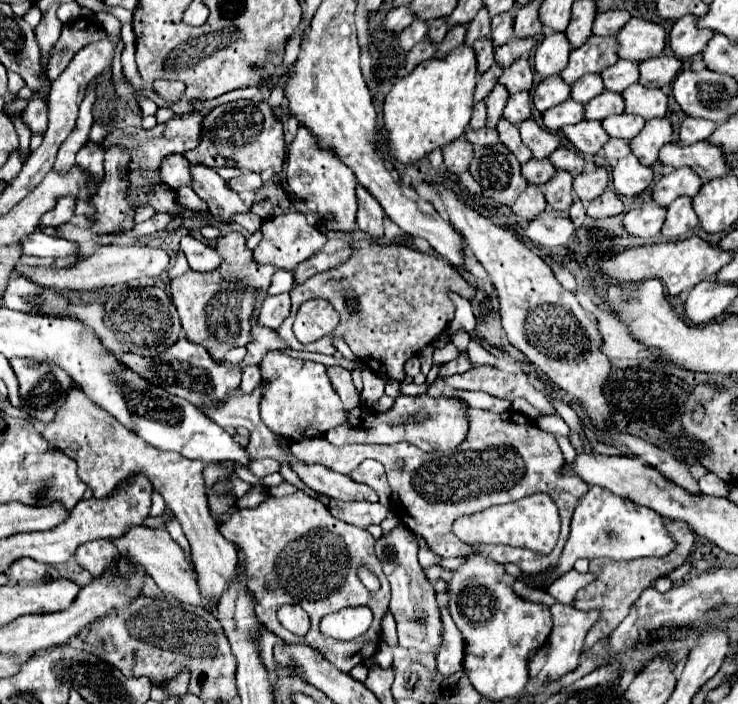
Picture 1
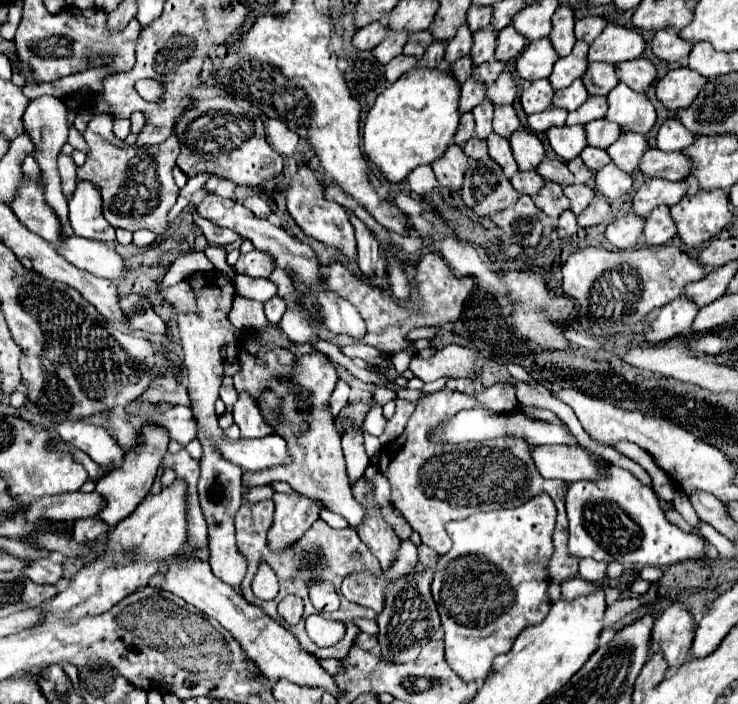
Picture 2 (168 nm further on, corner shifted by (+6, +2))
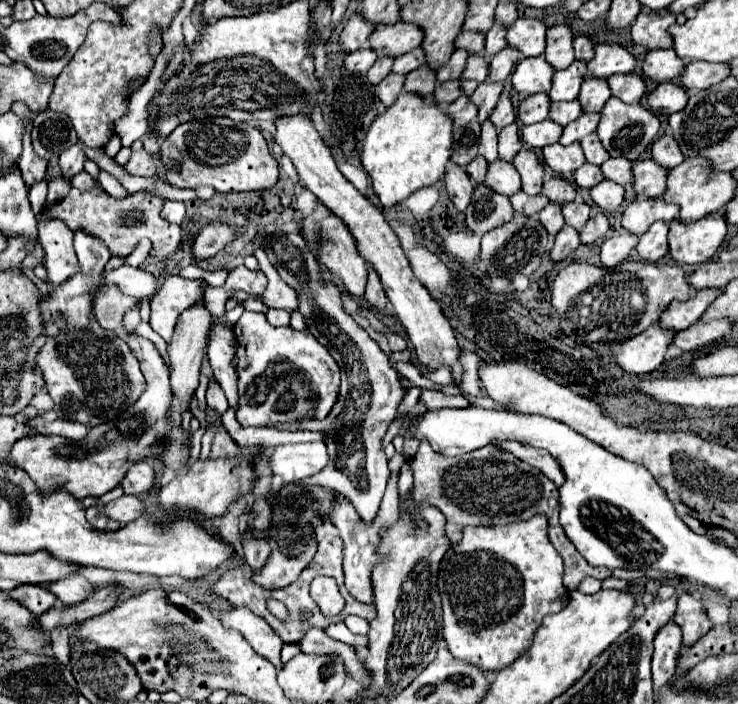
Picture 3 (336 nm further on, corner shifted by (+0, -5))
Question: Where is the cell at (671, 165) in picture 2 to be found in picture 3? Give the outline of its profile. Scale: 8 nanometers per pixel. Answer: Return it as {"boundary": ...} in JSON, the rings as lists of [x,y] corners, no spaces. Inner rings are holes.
{"boundary":[[[654,160],[636,162],[632,174],[634,174],[634,190],[638,196],[660,198],[664,194],[668,170],[658,166]]]}

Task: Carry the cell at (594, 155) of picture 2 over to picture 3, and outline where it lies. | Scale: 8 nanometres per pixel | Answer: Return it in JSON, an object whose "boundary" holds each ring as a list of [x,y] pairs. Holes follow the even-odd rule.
{"boundary":[[[586,162],[586,164],[582,164],[582,166],[576,170],[574,180],[576,180],[576,184],[578,184],[580,188],[592,188],[592,186],[600,184],[600,182],[604,180],[604,176],[602,176],[602,172],[600,172],[598,166]]]}

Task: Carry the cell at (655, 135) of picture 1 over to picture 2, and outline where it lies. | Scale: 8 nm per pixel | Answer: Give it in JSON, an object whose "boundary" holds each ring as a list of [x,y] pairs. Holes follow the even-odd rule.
{"boundary":[[[630,131],[630,133],[622,135],[616,143],[612,143],[606,151],[622,171],[632,173],[634,169],[638,169],[638,163],[646,149],[648,149],[646,135],[638,135],[638,133]]]}

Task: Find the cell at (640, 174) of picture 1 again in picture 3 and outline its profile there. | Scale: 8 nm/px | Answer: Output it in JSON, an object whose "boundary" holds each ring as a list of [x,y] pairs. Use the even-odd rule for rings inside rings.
{"boundary":[[[602,180],[590,190],[590,198],[594,200],[596,206],[600,206],[606,212],[614,212],[622,202],[624,202],[624,188],[618,186],[616,182]]]}

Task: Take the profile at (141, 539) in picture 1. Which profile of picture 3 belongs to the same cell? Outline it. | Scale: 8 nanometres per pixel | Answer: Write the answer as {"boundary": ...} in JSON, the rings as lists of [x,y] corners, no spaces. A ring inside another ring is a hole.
{"boundary":[[[232,608],[230,612],[220,612],[218,614],[220,622],[226,628],[238,630],[248,644],[256,650],[256,654],[268,658],[274,666],[282,666],[280,662],[280,650],[282,650],[282,640],[280,636],[264,622],[264,618],[258,618],[252,614],[248,608]]]}

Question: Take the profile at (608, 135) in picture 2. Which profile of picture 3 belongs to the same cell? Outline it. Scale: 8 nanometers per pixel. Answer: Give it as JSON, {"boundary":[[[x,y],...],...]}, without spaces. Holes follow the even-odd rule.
{"boundary":[[[596,132],[586,136],[582,142],[580,142],[582,150],[584,150],[584,156],[586,156],[586,162],[594,164],[594,166],[600,166],[604,160],[608,160],[608,152],[602,148]]]}

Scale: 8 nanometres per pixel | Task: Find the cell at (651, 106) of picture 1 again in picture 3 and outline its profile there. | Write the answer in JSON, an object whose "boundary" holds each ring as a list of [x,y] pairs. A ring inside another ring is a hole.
{"boundary":[[[612,96],[604,104],[604,110],[600,112],[600,124],[596,128],[596,134],[612,158],[622,156],[622,158],[636,162],[640,158],[640,154],[644,150],[648,150],[648,146],[654,142],[658,130],[660,130],[660,122],[650,110],[642,108],[640,104],[624,104]]]}

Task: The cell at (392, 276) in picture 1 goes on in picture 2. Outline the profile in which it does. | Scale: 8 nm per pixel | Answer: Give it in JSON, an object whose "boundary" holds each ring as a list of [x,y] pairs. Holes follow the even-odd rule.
{"boundary":[[[436,253],[420,255],[420,259],[414,263],[414,279],[416,279],[416,291],[418,291],[416,305],[412,301],[400,303],[390,293],[386,293],[382,287],[372,285],[372,283],[356,277],[354,273],[350,273],[336,259],[330,265],[324,267],[322,285],[328,291],[334,291],[338,297],[350,301],[358,309],[362,319],[366,321],[366,335],[362,339],[346,339],[346,335],[330,335],[330,331],[326,331],[326,327],[322,327],[322,323],[318,323],[318,319],[314,319],[312,315],[306,313],[306,307],[298,299],[294,299],[294,303],[306,315],[308,323],[318,331],[318,335],[324,341],[330,341],[338,347],[344,347],[344,345],[372,345],[382,355],[394,355],[394,353],[400,353],[400,351],[410,353],[412,351],[410,349],[410,339],[408,339],[410,327],[416,329],[416,327],[424,327],[424,325],[444,325],[448,321],[456,321],[462,313],[466,297],[470,295],[470,291],[474,287],[474,281],[470,277],[456,277],[448,269],[448,265],[442,261],[442,257],[436,255]]]}

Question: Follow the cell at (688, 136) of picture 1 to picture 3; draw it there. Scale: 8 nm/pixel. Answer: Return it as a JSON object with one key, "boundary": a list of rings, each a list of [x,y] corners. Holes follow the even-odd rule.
{"boundary":[[[668,134],[662,136],[662,138],[658,138],[658,140],[652,144],[652,150],[650,150],[650,152],[652,152],[652,160],[656,160],[658,166],[668,168],[668,170],[676,168],[676,166],[682,164],[682,160],[684,160],[684,156],[682,156],[676,140],[674,140],[672,136],[668,136]]]}

